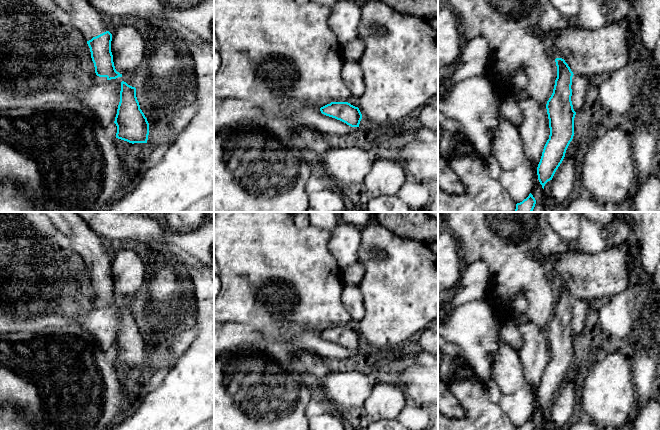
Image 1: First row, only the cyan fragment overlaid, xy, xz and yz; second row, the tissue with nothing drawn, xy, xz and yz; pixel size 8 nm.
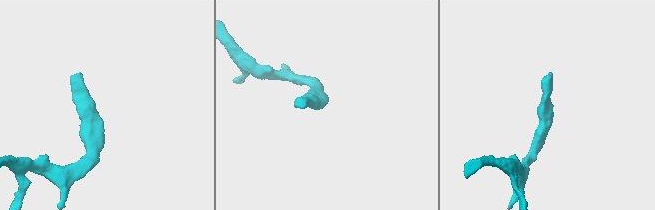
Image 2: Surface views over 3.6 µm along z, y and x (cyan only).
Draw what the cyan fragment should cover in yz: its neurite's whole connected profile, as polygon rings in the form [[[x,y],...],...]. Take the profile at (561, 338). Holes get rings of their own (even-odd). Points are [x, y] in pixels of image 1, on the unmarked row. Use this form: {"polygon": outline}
{"polygon": [[[556,282],[555,286],[557,302],[546,328],[550,359],[537,391],[538,404],[543,413],[552,404],[573,363],[574,342],[584,330],[590,303],[574,298],[562,282]]]}

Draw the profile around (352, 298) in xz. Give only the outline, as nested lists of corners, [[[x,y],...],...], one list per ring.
[[[344,286],[342,302],[352,320],[360,321],[365,315],[364,297],[359,286]]]

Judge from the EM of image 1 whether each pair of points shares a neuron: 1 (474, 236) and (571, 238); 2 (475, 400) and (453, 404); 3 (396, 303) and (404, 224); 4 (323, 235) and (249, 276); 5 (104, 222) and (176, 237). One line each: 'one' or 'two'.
1: two
2: two
3: two
4: one
5: one

